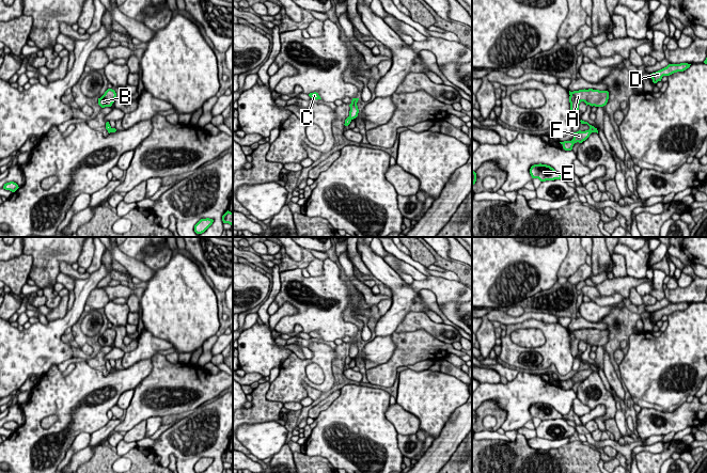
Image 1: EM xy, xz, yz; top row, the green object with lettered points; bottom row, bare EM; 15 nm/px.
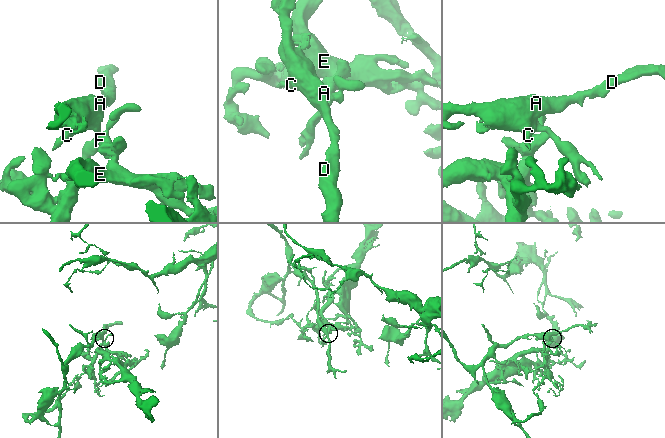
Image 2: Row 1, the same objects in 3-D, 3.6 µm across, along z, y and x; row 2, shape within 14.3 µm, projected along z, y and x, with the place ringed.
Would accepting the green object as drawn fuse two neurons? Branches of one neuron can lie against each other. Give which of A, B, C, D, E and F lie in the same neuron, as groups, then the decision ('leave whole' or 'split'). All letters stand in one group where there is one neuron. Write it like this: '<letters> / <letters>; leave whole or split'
A B C D E F; leave whole

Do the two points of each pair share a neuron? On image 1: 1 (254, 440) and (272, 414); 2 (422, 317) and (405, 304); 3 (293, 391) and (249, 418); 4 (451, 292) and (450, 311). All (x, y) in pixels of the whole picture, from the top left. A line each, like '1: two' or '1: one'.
1: two
2: two
3: two
4: two

